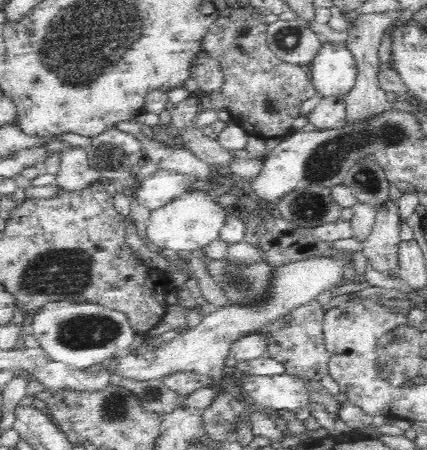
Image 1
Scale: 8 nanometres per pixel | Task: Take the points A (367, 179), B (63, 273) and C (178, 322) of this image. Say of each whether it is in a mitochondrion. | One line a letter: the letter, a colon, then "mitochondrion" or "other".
A: mitochondrion
B: mitochondrion
C: other

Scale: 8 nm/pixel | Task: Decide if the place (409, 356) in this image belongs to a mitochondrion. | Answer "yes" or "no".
yes

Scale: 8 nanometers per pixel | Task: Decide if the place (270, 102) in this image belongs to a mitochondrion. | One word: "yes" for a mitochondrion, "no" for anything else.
yes

